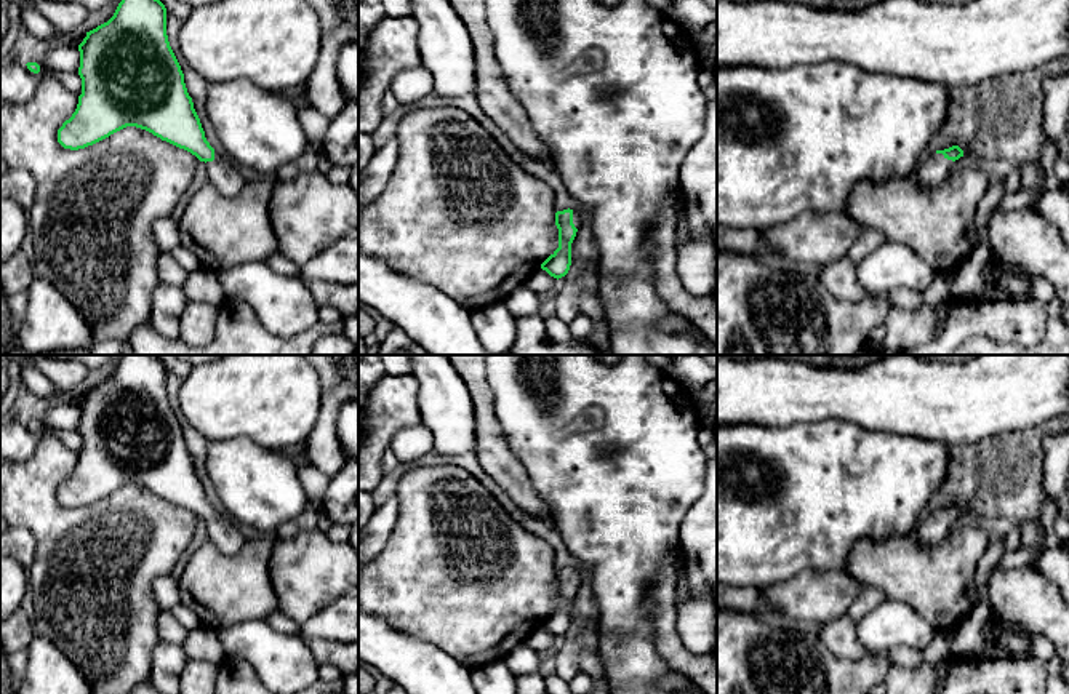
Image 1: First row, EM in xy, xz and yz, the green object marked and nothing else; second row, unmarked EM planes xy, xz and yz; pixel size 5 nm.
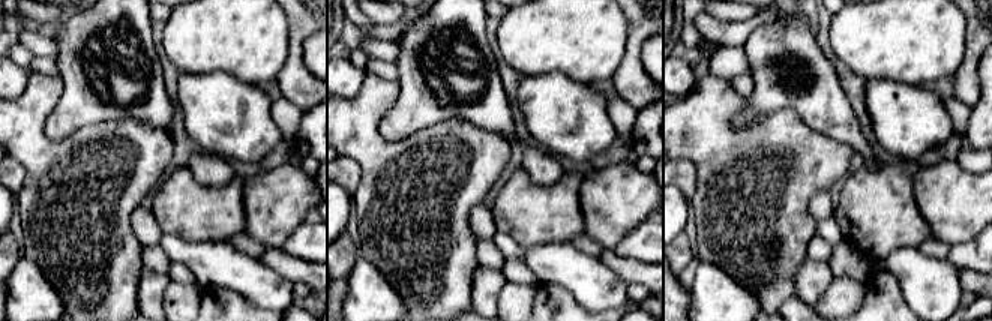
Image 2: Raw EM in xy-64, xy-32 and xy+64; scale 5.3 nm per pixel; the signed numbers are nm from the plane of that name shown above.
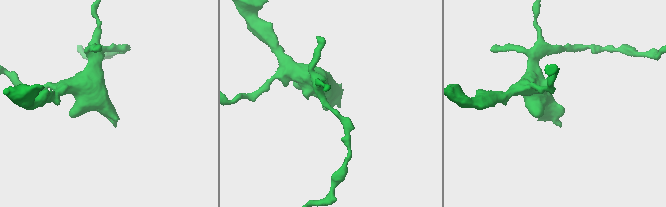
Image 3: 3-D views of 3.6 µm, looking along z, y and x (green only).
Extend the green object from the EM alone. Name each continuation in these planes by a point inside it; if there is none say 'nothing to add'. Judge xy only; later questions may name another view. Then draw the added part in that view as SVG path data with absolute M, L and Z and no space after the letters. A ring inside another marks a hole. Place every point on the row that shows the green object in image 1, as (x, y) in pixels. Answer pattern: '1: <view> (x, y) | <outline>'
1: xy (226, 176) | M214 152L214 160L206 162L205 165L210 182L226 197L238 193L250 179L237 165L219 152Z

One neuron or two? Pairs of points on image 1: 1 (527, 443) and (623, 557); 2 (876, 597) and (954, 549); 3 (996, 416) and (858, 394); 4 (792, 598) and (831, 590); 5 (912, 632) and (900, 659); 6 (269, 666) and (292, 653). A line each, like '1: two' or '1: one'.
1: one
2: two
3: one
4: one
5: two
6: one

